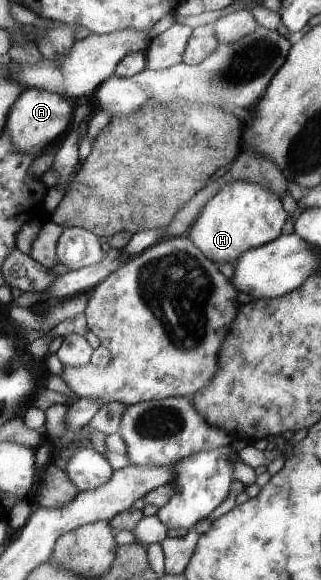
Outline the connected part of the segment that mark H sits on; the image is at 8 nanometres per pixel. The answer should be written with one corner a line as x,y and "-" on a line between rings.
236,180
222,187
212,199
207,201
186,235
216,265
230,263
235,266
244,252
280,237
286,219
288,215
276,191
254,182

